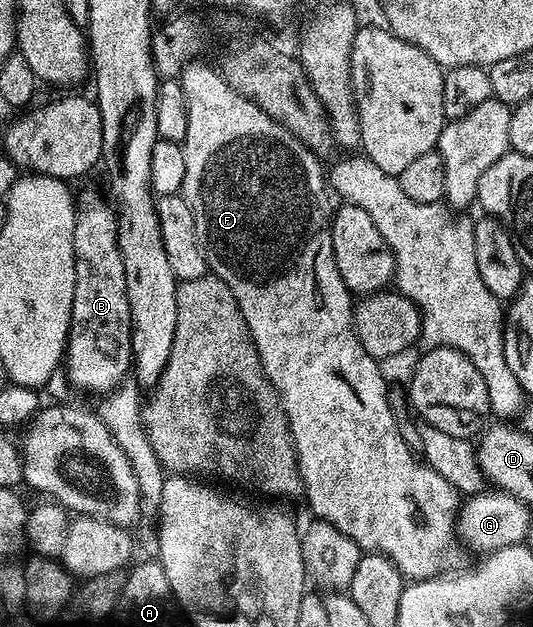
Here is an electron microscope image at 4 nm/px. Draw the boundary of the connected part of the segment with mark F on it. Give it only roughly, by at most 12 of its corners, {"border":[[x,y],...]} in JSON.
{"border":[[205,61],[181,196],[304,500],[407,580],[460,496],[404,443],[313,155]]}

